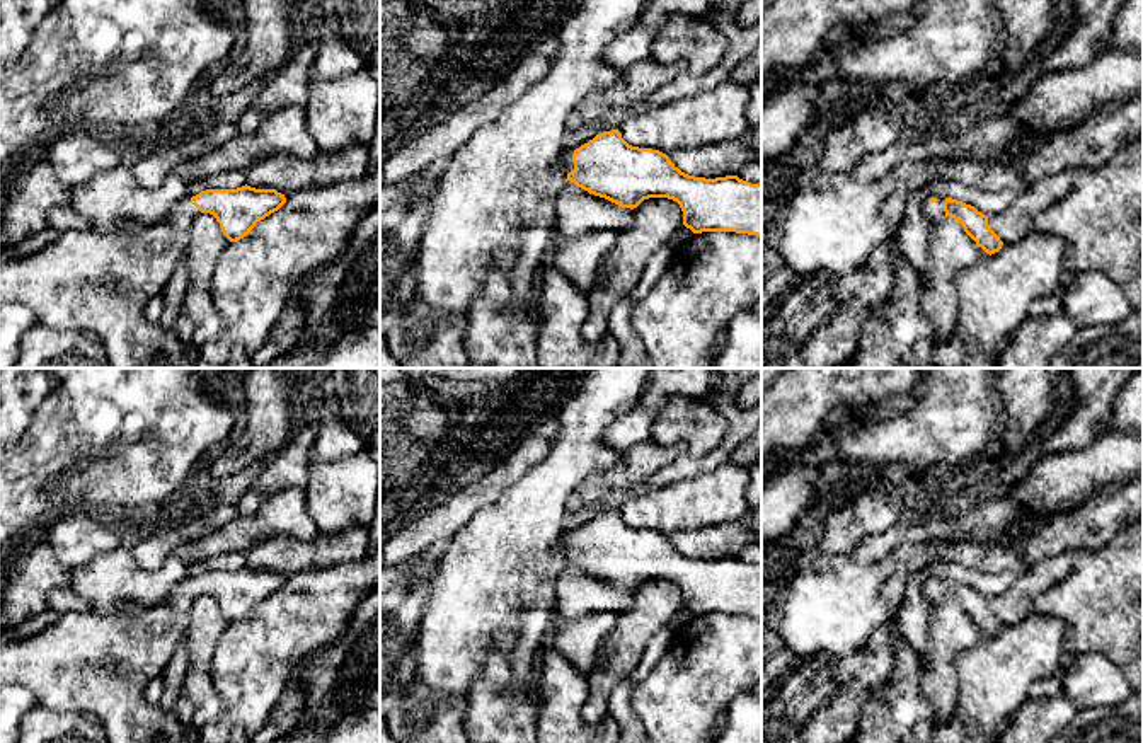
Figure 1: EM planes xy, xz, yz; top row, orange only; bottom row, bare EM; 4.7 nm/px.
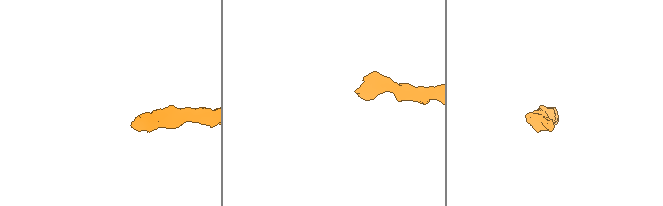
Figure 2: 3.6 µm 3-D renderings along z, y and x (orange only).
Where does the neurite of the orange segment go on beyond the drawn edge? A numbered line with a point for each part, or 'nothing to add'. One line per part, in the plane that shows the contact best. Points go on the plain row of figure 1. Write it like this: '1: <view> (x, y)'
1: xz (566, 544)

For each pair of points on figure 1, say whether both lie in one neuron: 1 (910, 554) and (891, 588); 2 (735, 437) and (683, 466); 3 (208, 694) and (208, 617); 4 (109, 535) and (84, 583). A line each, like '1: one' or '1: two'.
1: one
2: one
3: one
4: two

